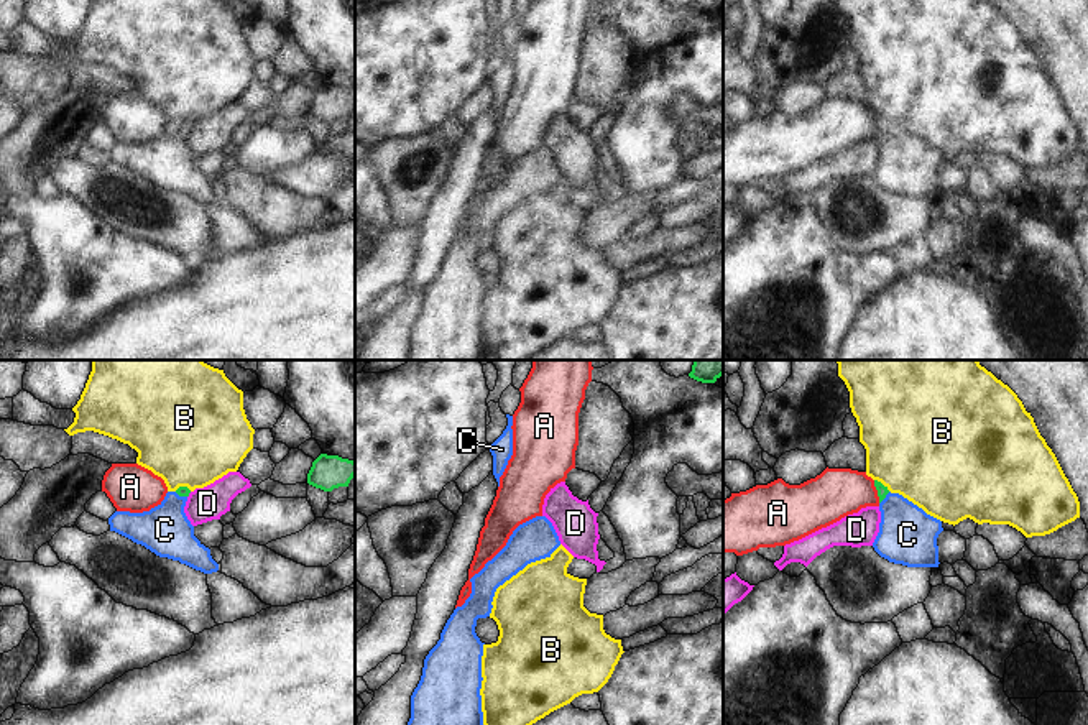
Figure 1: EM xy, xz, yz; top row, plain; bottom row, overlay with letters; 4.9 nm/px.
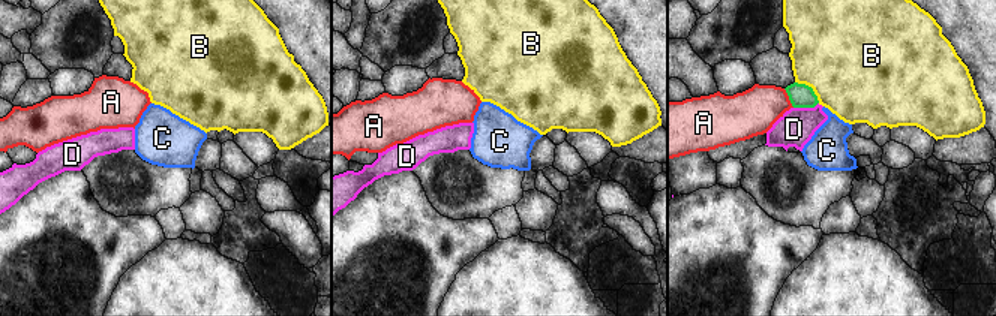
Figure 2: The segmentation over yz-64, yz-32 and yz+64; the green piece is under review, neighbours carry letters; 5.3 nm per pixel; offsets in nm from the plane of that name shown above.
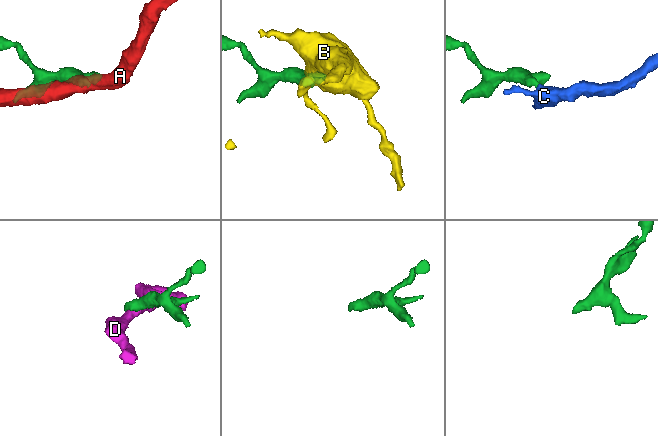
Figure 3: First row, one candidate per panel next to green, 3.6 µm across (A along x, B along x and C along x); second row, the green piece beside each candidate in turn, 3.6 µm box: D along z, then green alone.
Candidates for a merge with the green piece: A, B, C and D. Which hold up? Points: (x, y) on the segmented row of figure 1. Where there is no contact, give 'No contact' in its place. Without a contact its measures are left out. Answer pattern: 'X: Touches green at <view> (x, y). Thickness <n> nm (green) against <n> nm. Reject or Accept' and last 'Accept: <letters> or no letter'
A: Touches green at yz (878, 492). Thickness 50 nm (green) against 240 nm. Reject
B: Touches green at yz (881, 484). Thickness 50 nm (green) against 500 nm. Reject
C: Touches green at yz (885, 497). Thickness 50 nm (green) against 280 nm. Accept
D: Touches green at xy (188, 495). Thickness 50 nm (green) against 170 nm. Reject
Accept: C.

